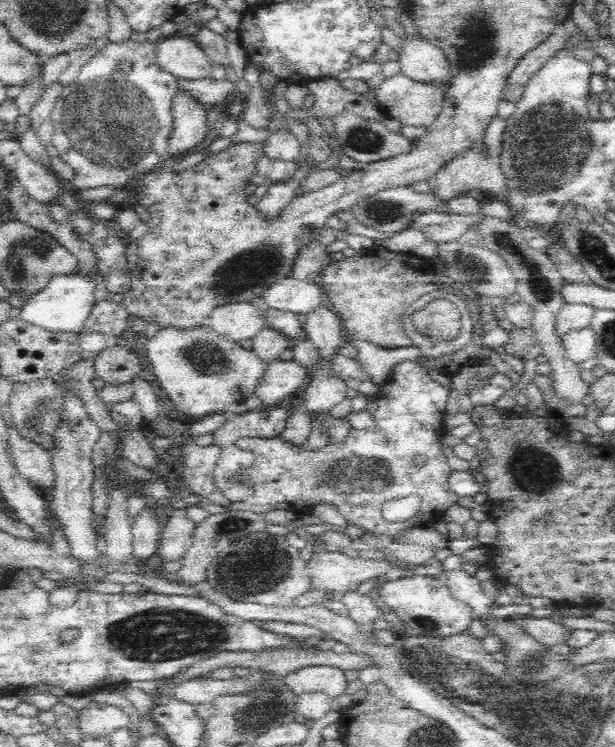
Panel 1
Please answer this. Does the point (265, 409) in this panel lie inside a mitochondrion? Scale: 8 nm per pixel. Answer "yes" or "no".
no

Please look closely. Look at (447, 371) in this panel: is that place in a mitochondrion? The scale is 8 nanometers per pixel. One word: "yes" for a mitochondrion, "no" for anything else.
no

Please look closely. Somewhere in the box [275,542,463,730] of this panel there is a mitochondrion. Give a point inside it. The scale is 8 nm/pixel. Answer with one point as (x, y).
(429, 626)

